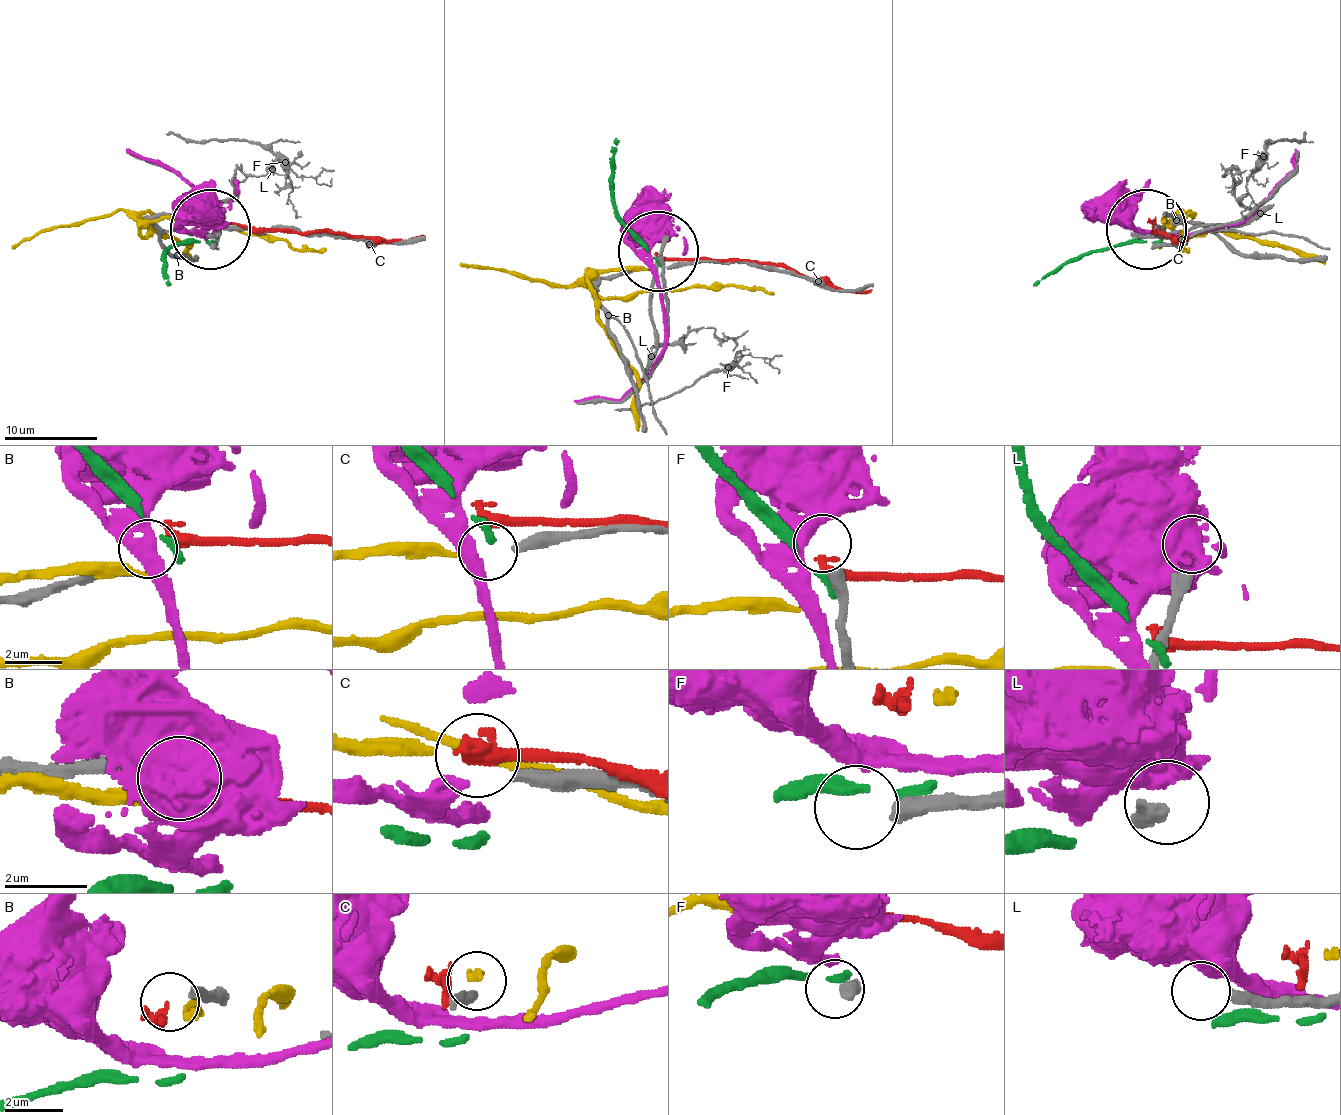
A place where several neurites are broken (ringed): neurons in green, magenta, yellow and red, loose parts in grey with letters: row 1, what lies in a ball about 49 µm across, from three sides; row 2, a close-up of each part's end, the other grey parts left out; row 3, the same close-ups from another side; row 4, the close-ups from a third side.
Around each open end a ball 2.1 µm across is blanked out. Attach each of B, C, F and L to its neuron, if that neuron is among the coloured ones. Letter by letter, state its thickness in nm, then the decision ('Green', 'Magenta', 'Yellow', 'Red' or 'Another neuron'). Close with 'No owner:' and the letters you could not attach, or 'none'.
B: Thickness 280 nm. Red
C: Thickness 340 nm. Yellow
F: Thickness 420 nm. Another neuron
L: Thickness 360 nm. Another neuron
No owner: F, L

